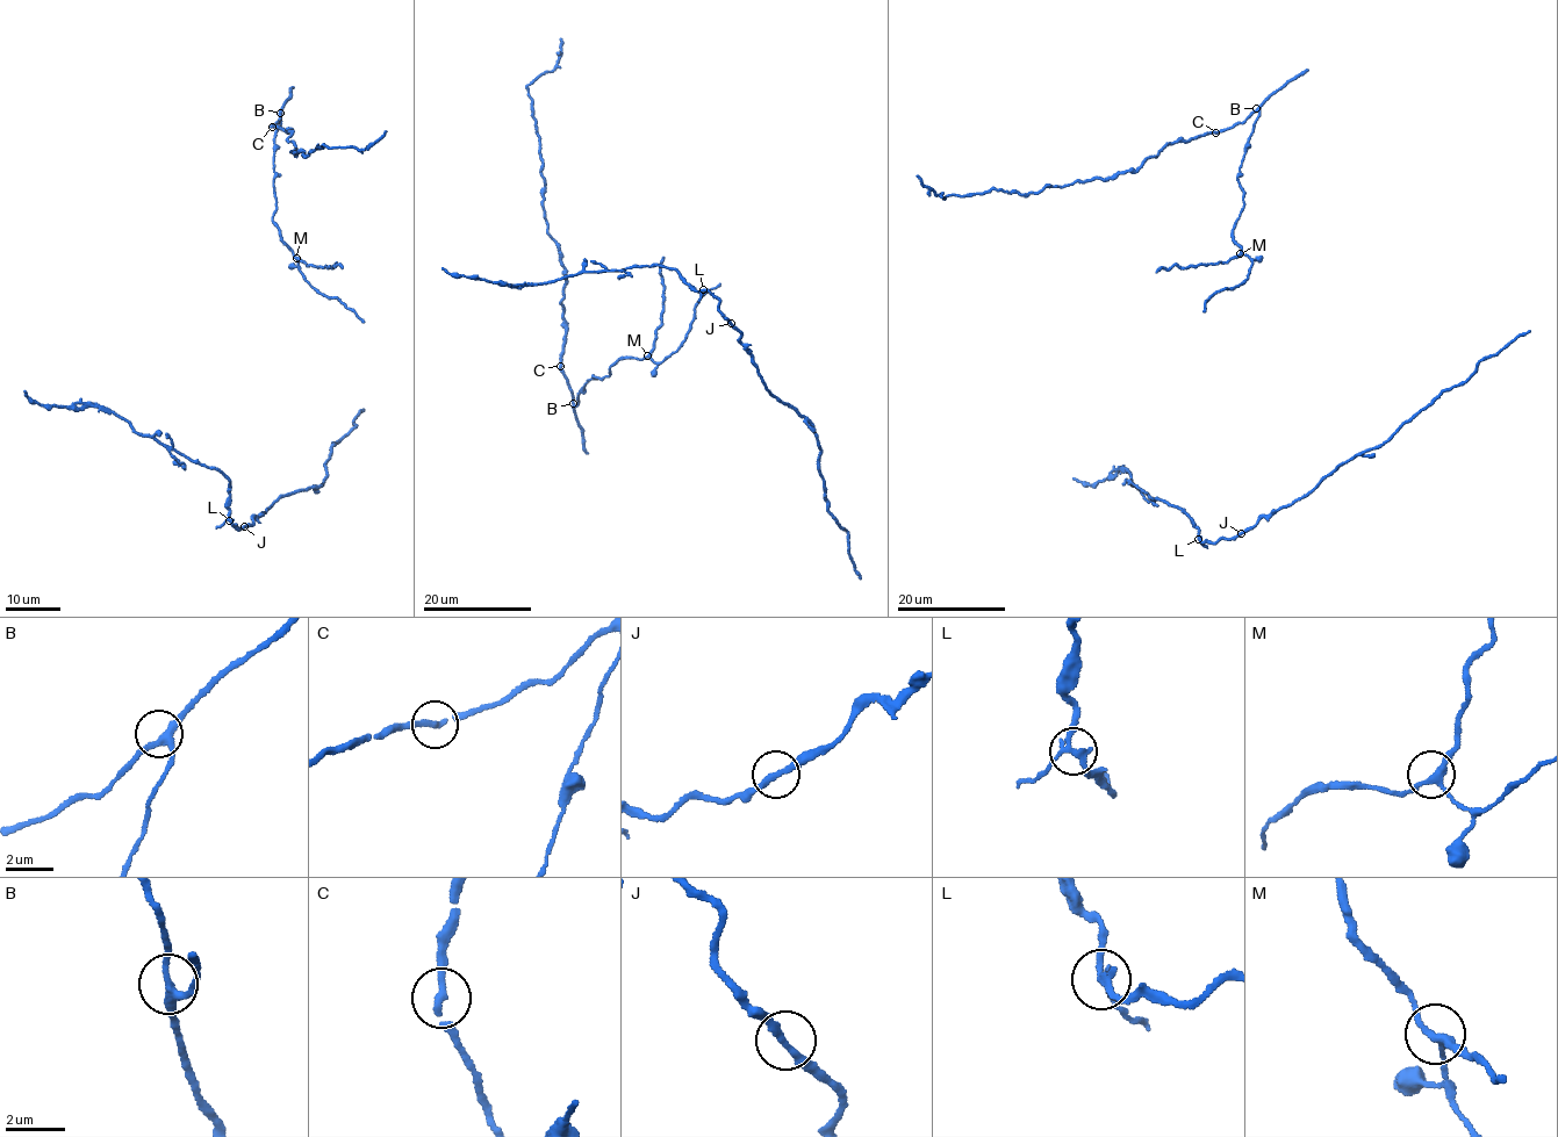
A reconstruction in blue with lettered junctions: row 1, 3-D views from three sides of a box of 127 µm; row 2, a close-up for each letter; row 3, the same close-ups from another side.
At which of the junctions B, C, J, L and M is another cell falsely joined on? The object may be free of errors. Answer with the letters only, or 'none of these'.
L

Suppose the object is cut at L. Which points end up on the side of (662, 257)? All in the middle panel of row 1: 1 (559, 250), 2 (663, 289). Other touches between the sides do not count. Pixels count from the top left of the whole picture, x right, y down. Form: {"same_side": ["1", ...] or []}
{"same_side": ["1", "2"]}

